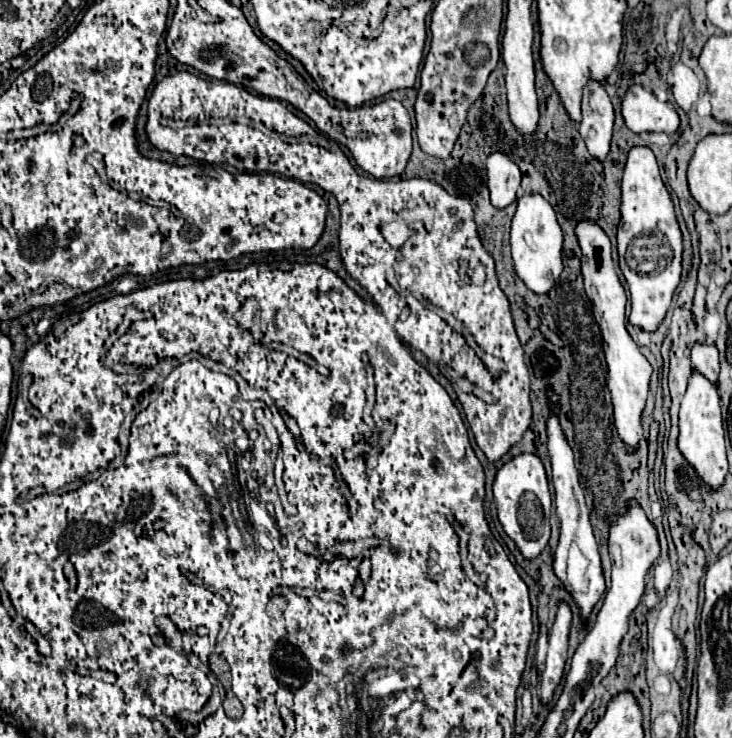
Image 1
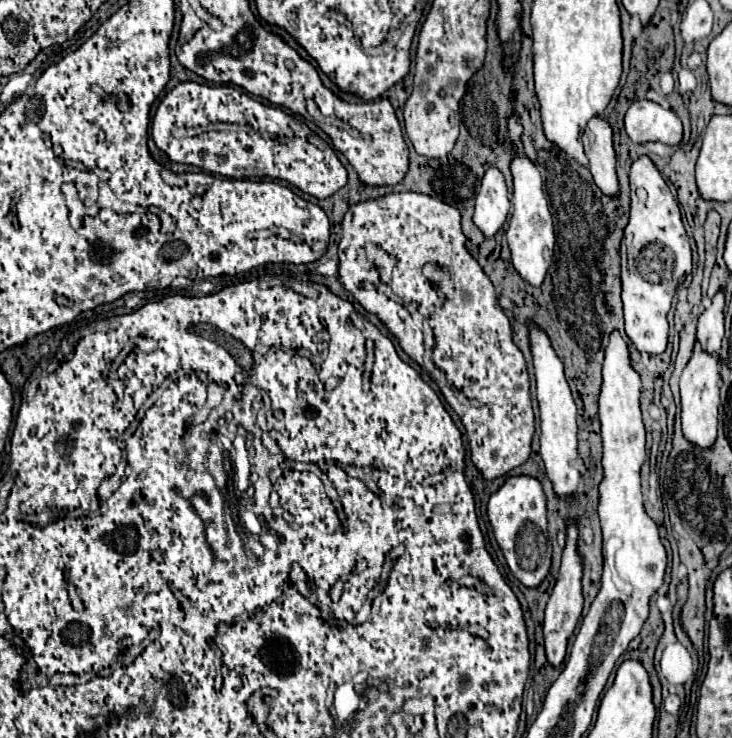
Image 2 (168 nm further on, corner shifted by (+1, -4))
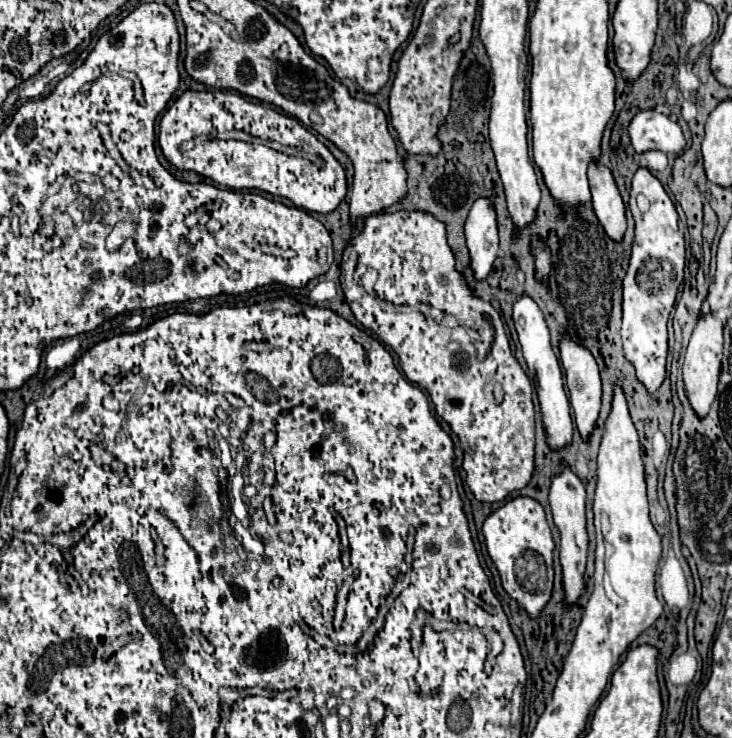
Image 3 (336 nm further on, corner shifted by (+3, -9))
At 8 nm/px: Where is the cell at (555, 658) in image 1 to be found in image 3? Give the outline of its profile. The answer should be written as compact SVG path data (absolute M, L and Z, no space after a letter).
M564 469L560 475L552 479L550 487L550 507L554 515L554 523L560 531L560 563L562 563L562 585L564 585L564 605L572 605L580 599L584 591L584 571L586 571L586 553L588 553L588 533L586 533L586 517L584 517L584 501L586 491L584 483L570 471Z

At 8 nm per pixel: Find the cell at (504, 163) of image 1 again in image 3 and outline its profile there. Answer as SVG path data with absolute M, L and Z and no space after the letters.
M480 197L472 205L466 219L466 245L476 279L486 279L498 253L498 221L492 199Z

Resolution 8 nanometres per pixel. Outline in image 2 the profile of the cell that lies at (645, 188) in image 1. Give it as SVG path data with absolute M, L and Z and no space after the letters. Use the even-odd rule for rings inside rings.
M640 156L630 170L630 190L632 190L632 210L630 222L622 238L622 304L626 334L638 352L650 356L662 354L668 346L668 322L666 314L670 310L672 298L678 284L692 270L690 242L680 218L678 202L674 200L668 184L652 164L648 156ZM636 188L648 192L648 200L640 202L636 198Z

